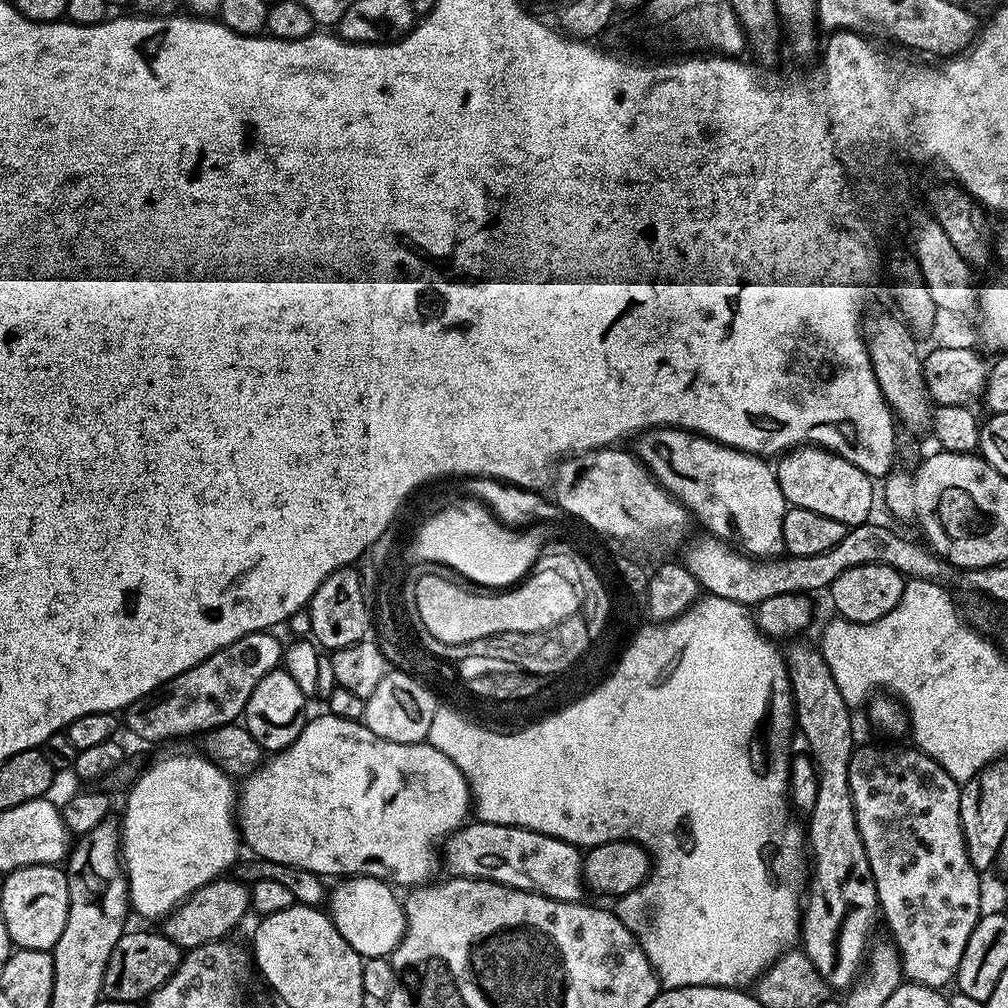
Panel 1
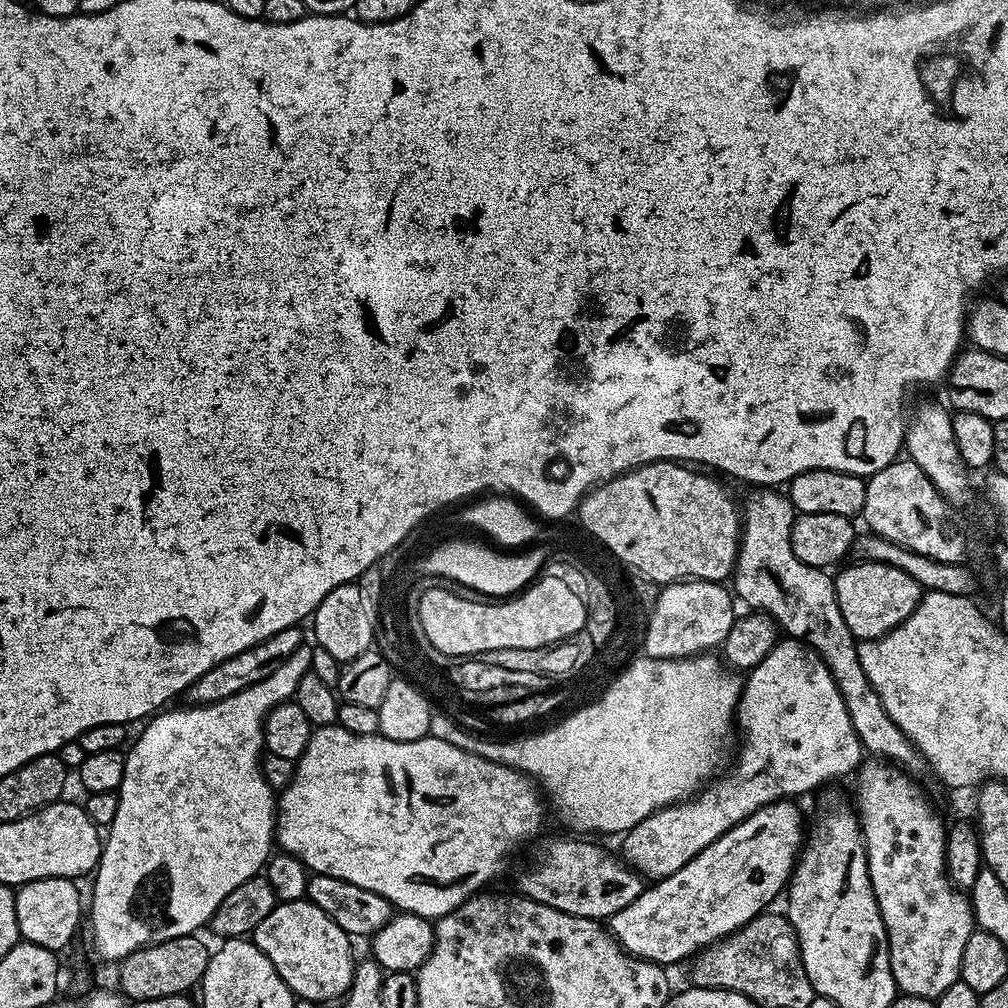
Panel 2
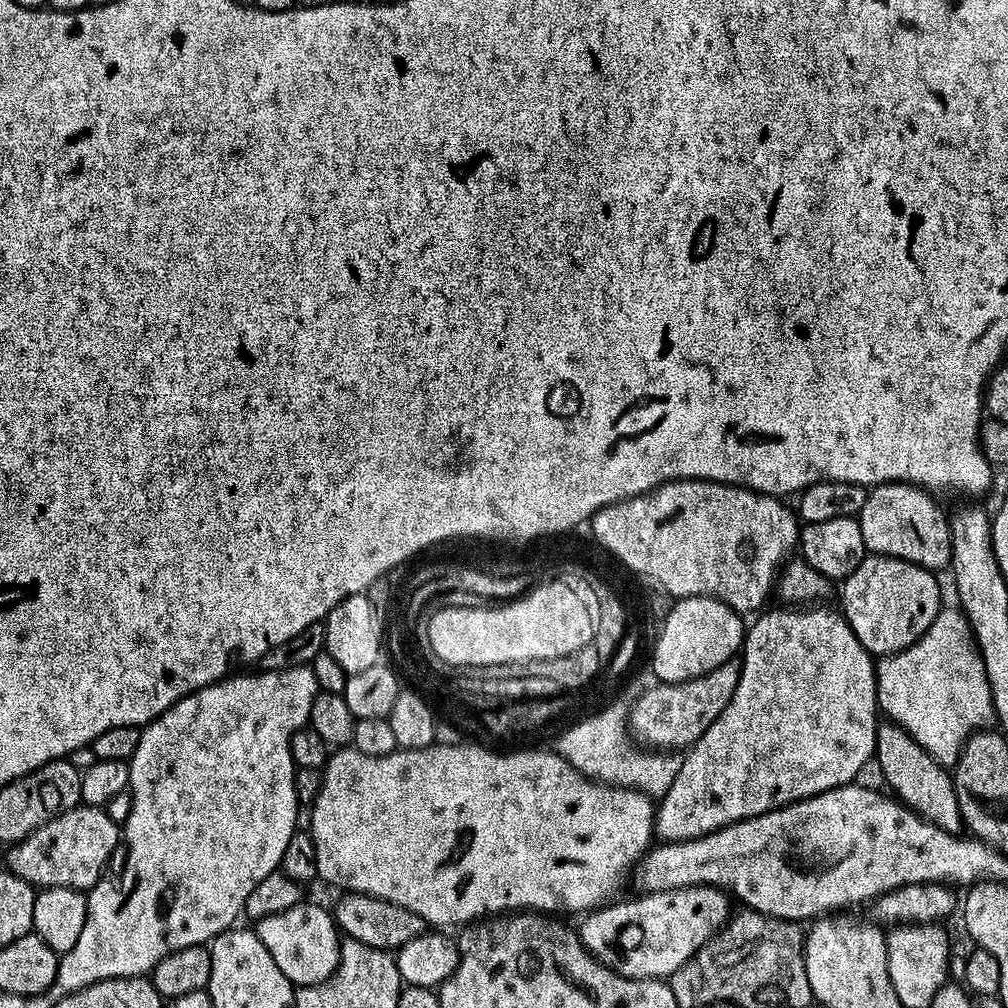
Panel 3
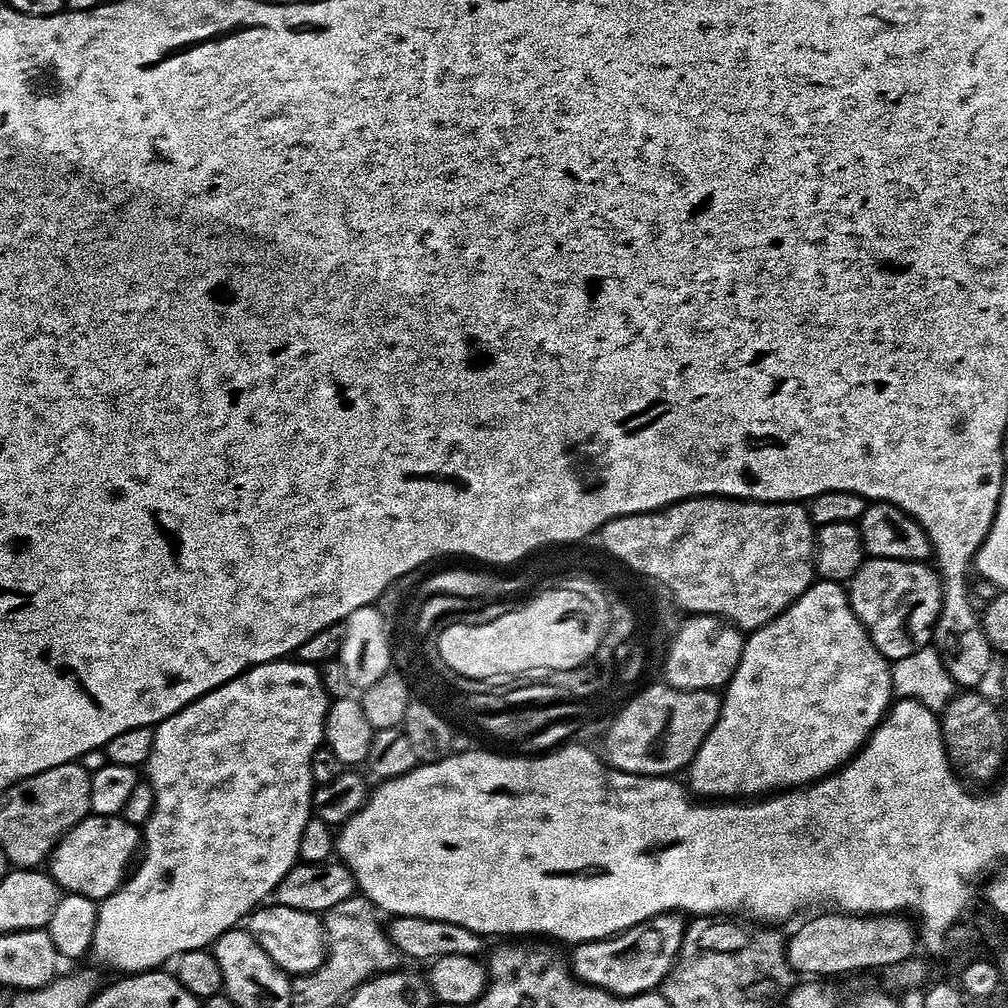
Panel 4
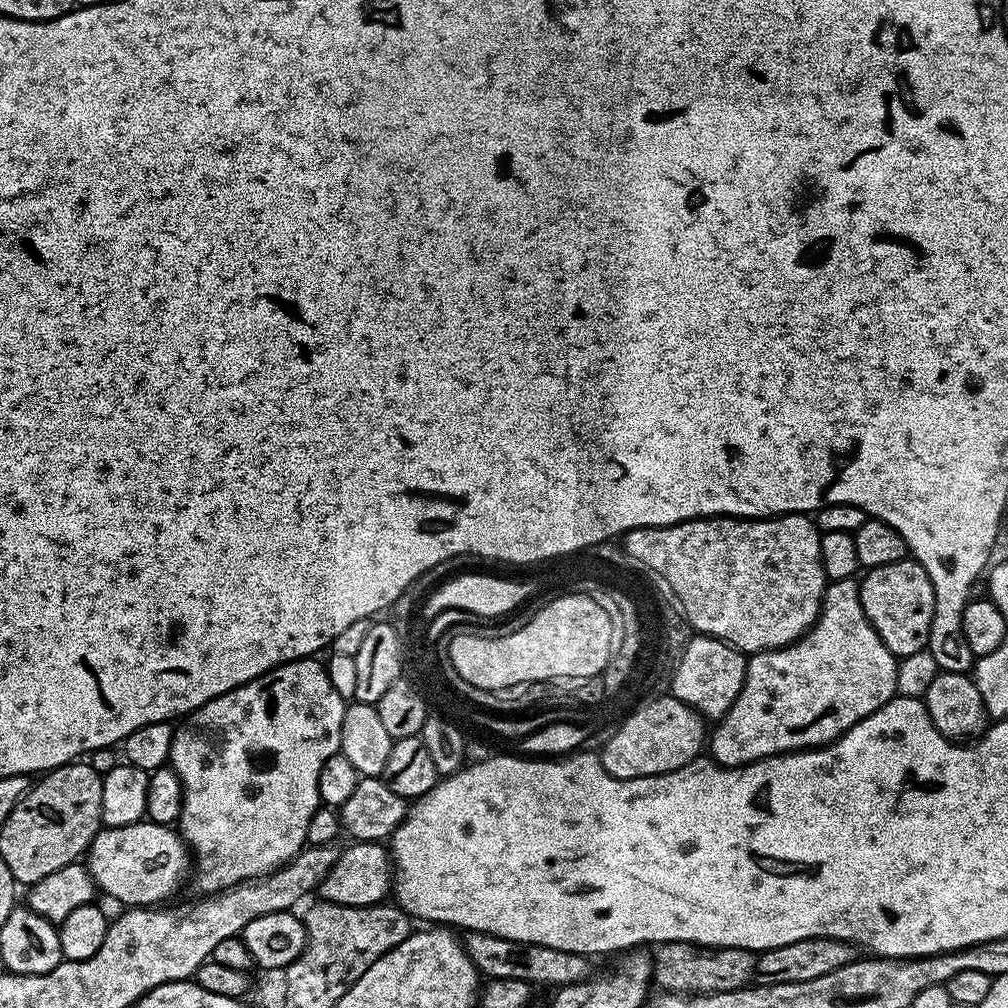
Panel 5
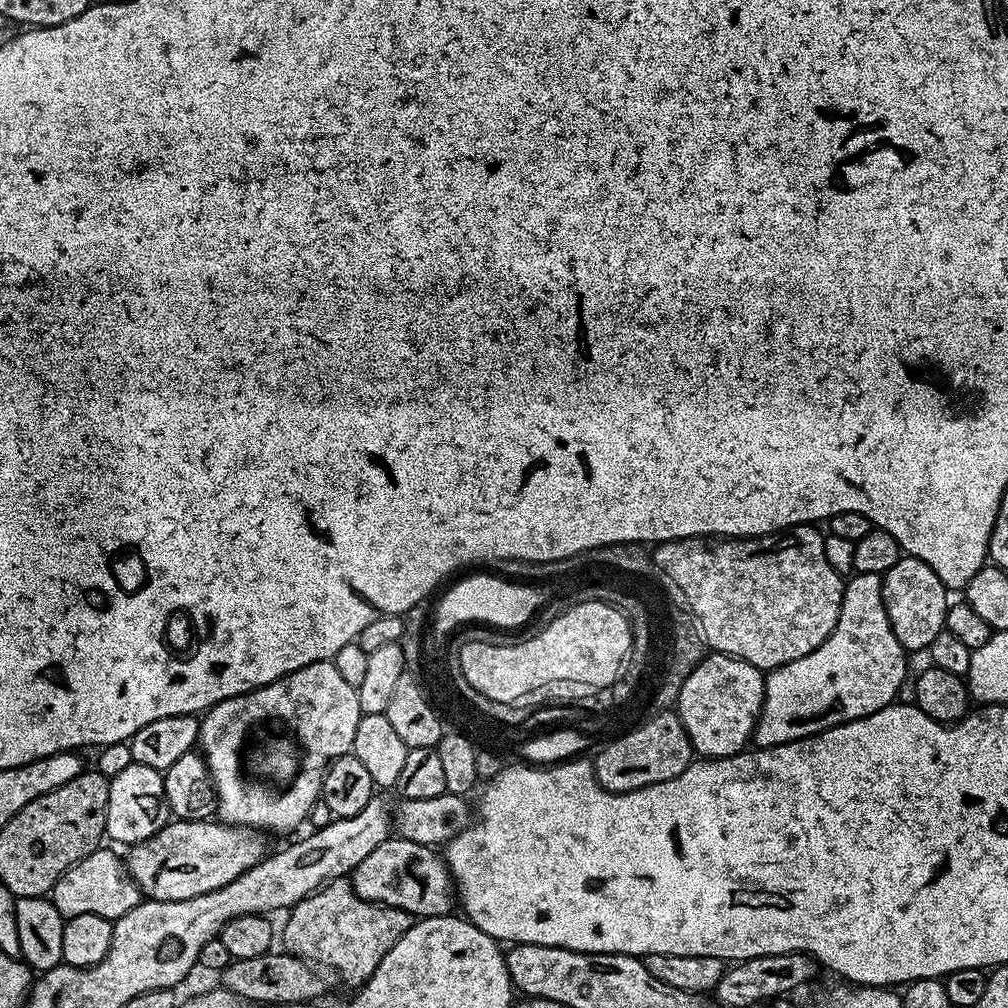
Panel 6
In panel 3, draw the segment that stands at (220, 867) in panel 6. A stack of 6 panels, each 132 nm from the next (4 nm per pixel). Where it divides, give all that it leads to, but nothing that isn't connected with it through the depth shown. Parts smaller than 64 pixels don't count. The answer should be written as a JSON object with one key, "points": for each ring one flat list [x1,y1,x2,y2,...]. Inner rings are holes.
{"points":[[77,806,60,812,50,822,38,826,19,844,7,849,7,871,14,873,37,889,75,888,87,890,94,887,105,875,104,867,112,856,116,844,121,843,121,825,110,822,103,808]]}

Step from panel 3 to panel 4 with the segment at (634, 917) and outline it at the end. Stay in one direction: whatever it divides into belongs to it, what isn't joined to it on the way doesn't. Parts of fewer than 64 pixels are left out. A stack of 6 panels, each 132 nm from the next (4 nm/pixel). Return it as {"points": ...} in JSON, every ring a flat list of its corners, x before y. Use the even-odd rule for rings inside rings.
{"points":[[663,912,646,922,638,922,638,926,630,926,618,934,608,936,605,940,591,940,575,945,570,952,570,967,580,981,595,988,606,990,615,996,637,996,643,992,659,989,664,983,664,976,672,969,676,955,684,941,686,920,683,915,675,912]]}

